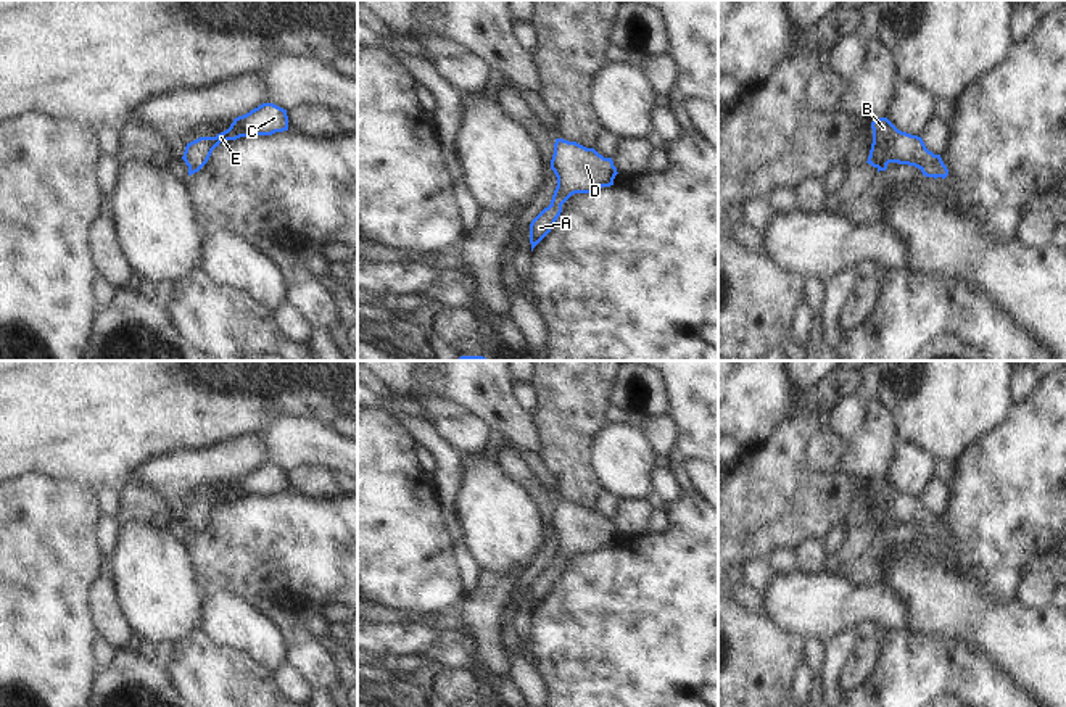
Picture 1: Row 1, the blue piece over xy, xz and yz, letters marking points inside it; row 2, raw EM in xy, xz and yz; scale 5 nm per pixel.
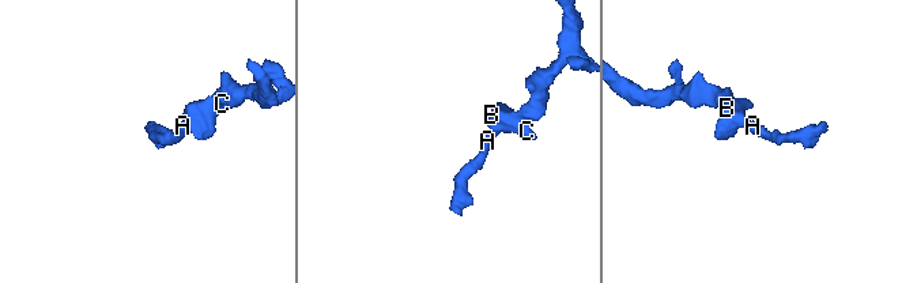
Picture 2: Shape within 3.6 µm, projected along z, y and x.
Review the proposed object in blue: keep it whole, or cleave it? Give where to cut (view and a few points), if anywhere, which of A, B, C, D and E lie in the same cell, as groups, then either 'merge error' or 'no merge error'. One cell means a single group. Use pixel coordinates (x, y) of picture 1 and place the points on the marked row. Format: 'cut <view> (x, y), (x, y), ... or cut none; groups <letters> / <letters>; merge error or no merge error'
cut none; groups A B C D E; no merge error

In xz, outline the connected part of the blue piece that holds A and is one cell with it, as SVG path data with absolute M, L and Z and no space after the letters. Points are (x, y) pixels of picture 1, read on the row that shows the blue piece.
M556 139L551 169L557 177L551 205L530 224L530 243L533 248L551 232L562 213L562 205L575 193L594 193L614 185L618 174L612 158L604 158L594 148L576 142Z

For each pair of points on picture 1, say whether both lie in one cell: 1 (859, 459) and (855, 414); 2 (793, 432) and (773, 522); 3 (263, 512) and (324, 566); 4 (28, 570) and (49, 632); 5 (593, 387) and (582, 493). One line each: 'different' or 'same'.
1: different
2: same
3: same
4: same
5: same

